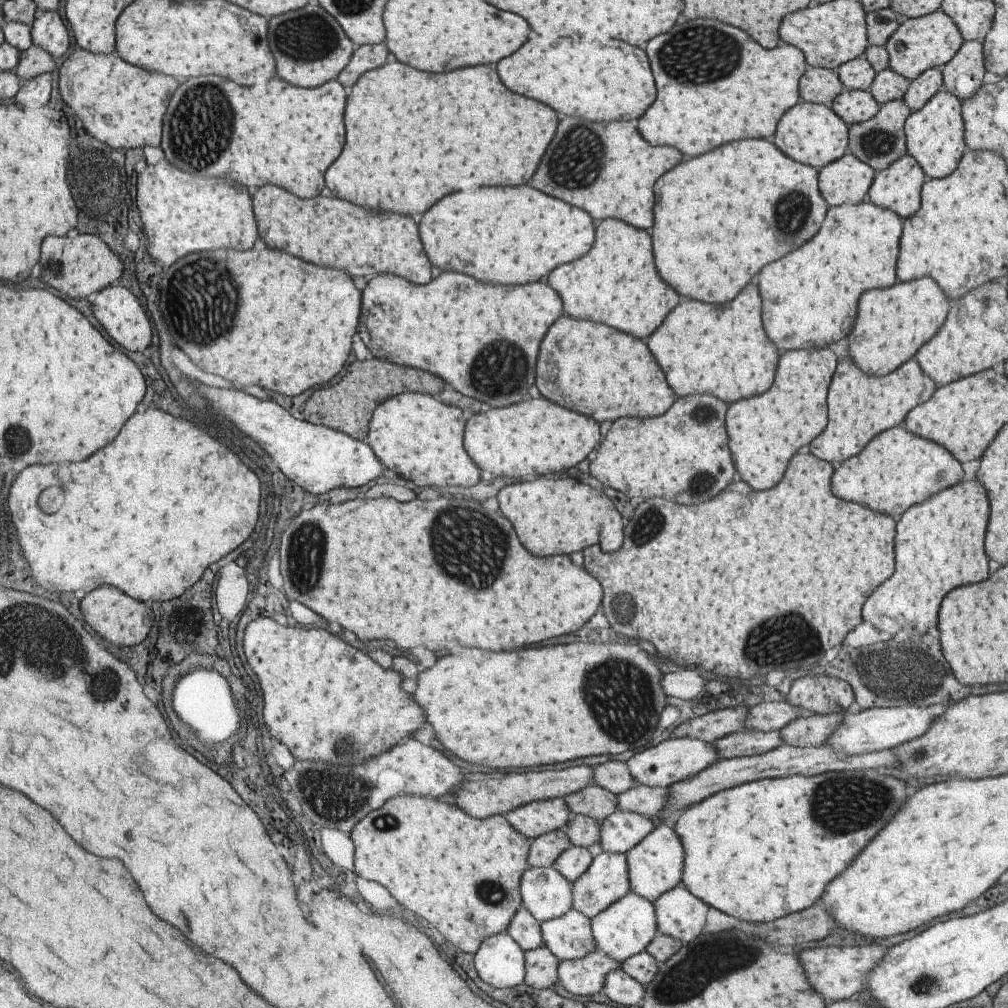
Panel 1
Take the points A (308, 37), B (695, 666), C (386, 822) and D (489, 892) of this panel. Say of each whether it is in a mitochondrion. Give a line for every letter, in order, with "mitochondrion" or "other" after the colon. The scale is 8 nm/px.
A: mitochondrion
B: other
C: mitochondrion
D: mitochondrion

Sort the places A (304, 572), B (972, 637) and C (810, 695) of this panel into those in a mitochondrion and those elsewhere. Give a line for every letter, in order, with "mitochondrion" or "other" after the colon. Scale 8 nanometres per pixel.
A: mitochondrion
B: other
C: other

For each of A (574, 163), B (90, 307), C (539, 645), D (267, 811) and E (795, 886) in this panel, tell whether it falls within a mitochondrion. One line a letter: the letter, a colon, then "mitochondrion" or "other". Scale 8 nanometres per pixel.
A: mitochondrion
B: other
C: other
D: other
E: other

